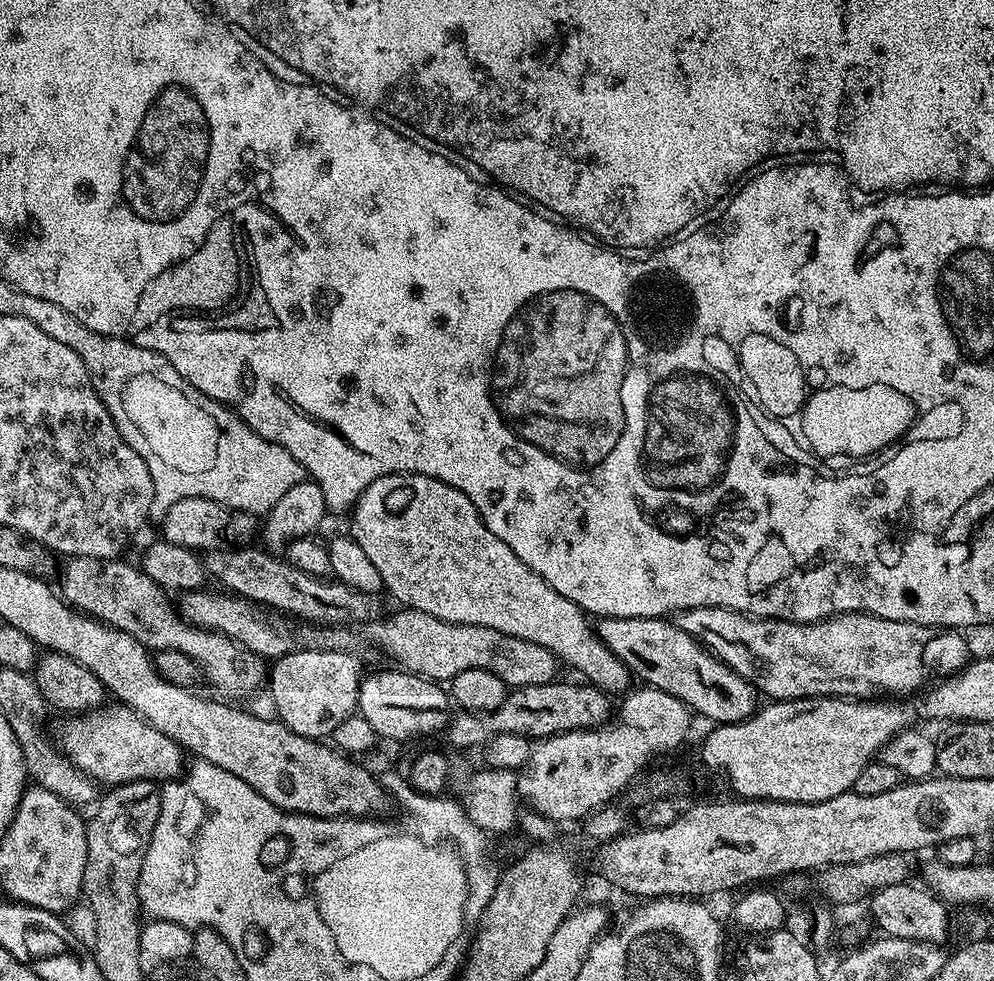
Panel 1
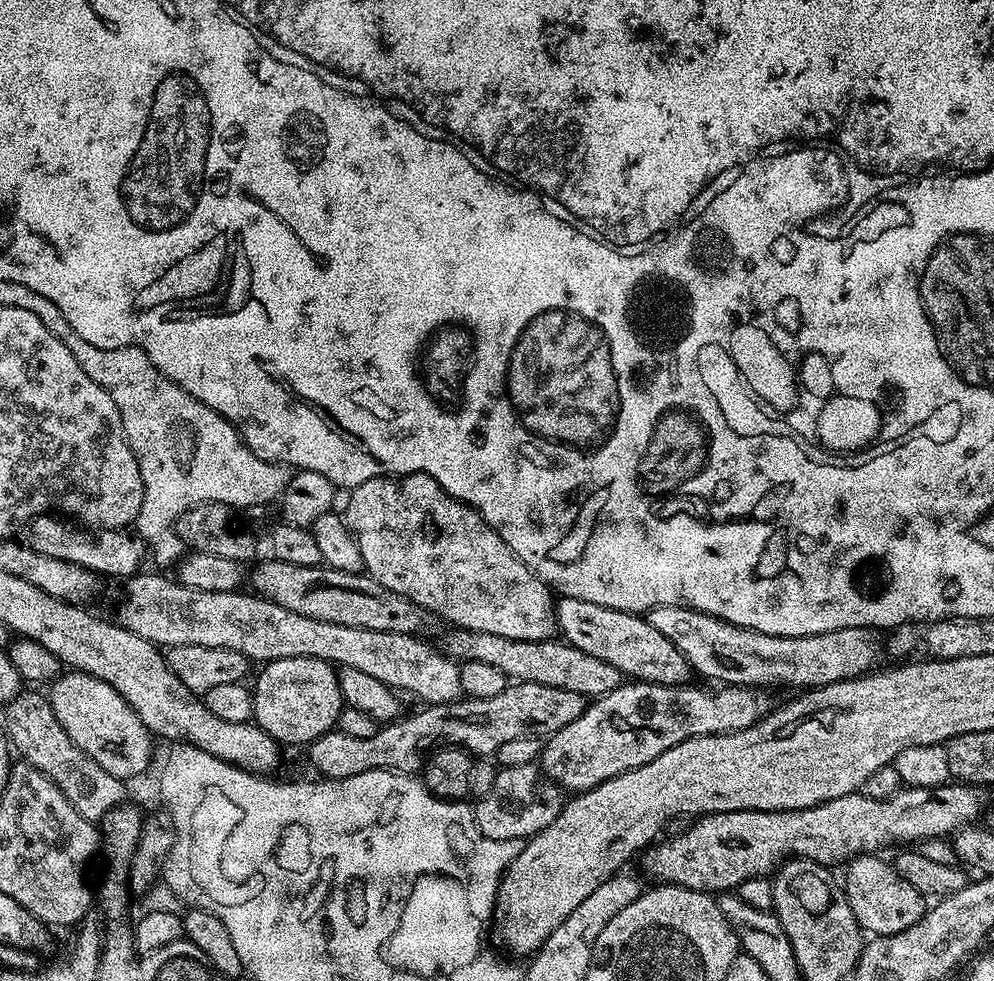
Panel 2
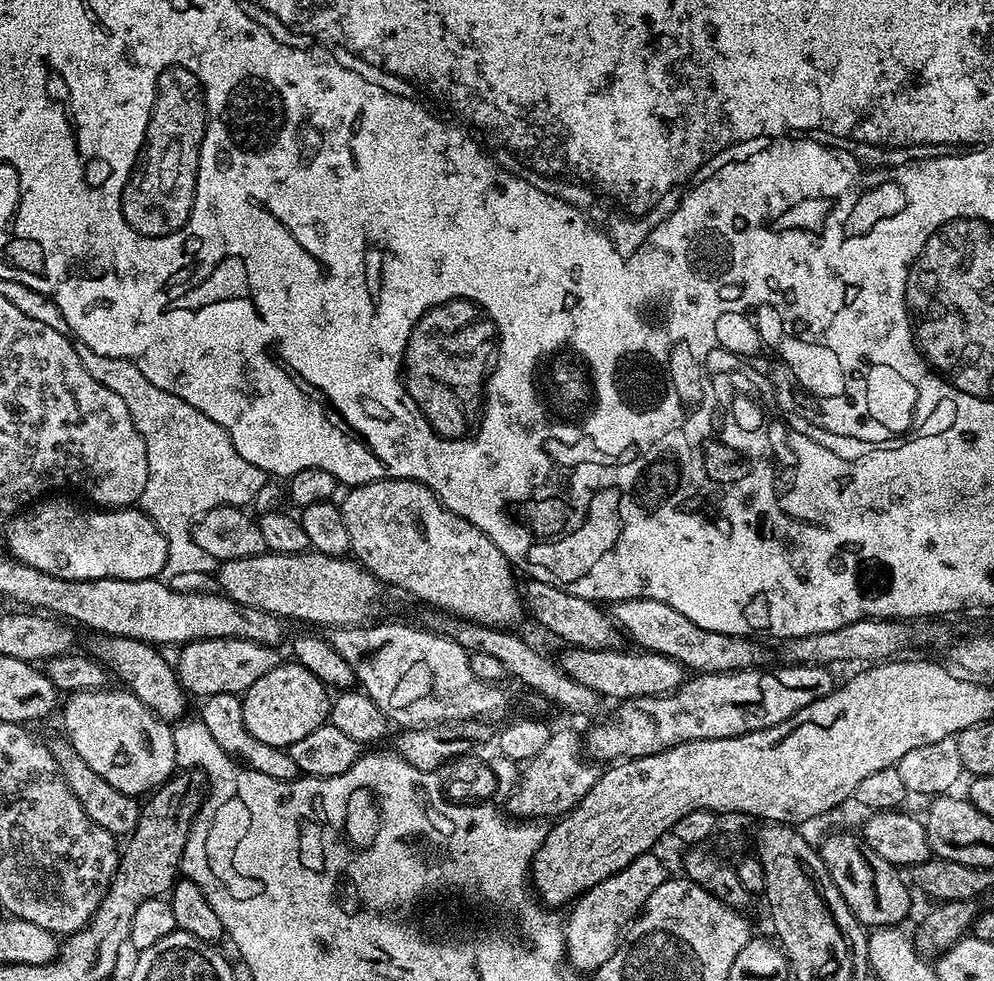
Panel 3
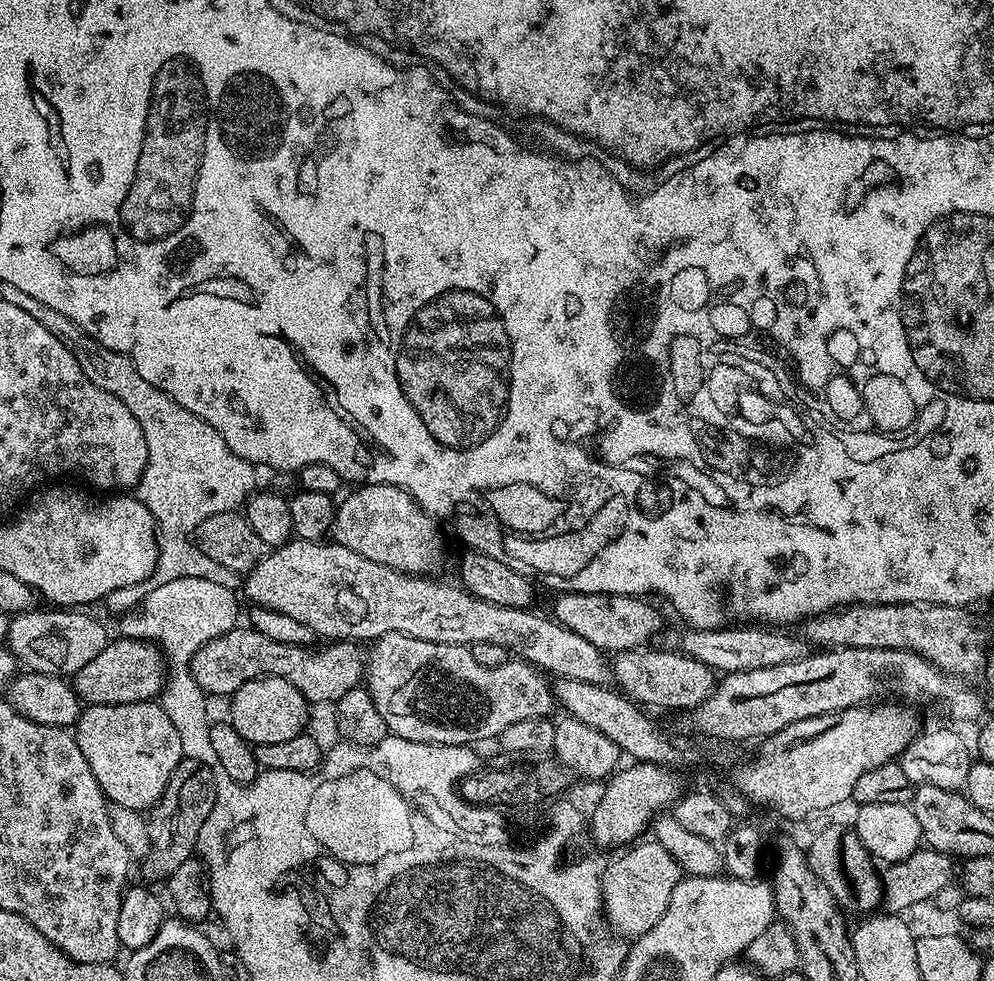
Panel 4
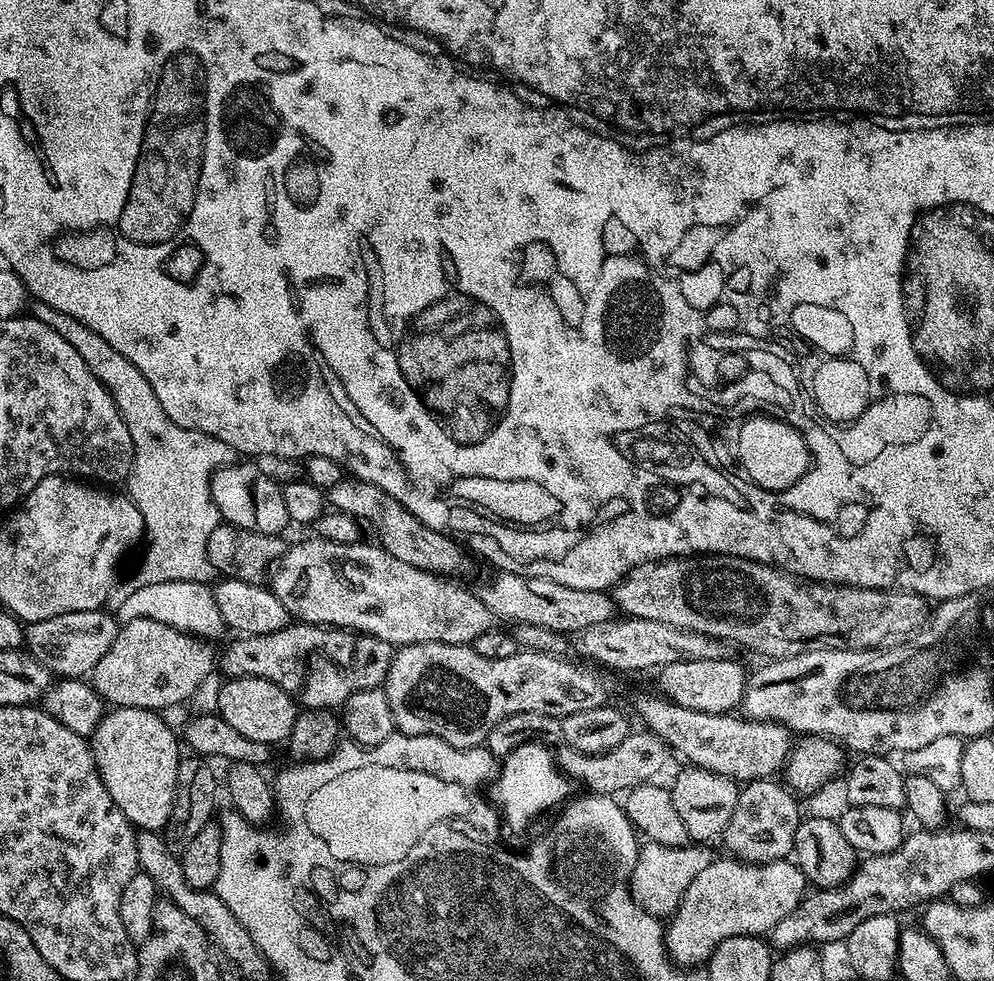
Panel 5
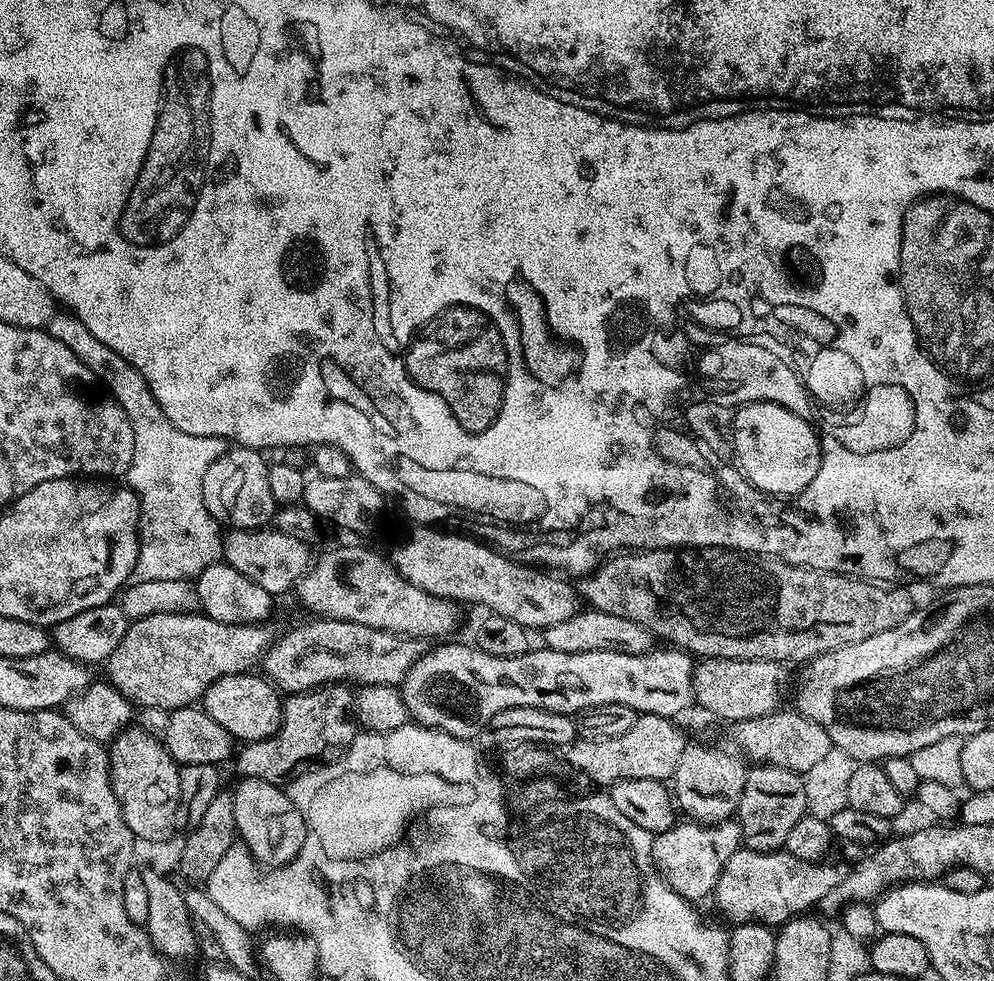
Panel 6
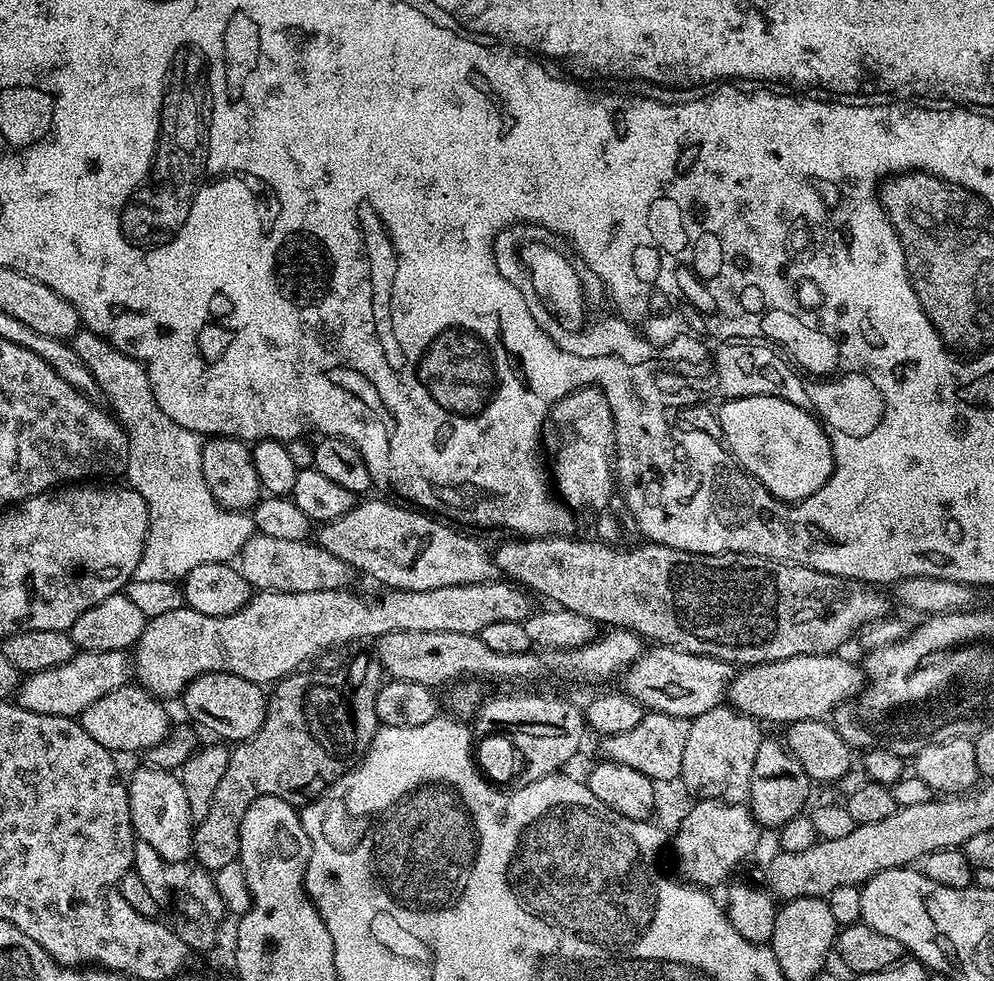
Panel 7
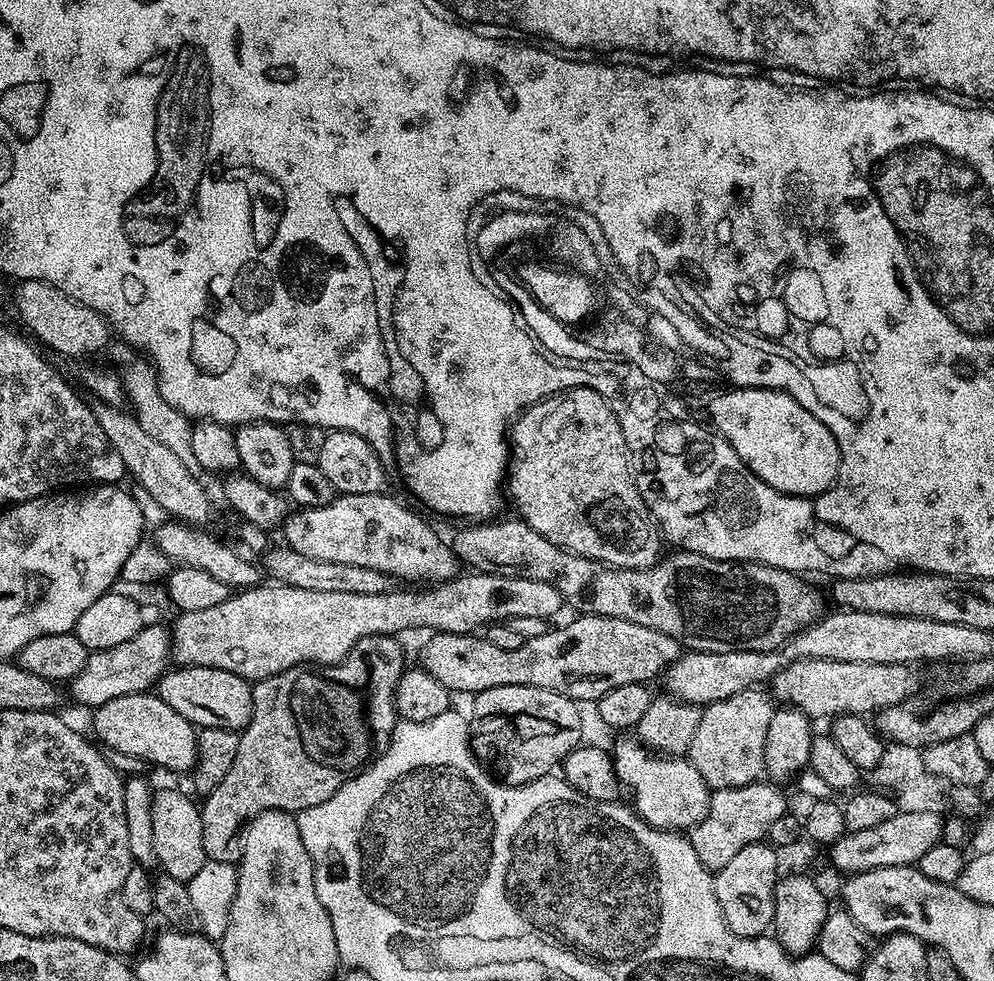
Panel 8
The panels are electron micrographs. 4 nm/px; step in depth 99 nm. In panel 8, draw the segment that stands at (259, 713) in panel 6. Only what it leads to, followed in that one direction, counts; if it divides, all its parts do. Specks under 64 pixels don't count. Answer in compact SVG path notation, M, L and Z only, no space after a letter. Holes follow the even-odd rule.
M206 666L173 667L160 677L158 694L170 710L182 714L182 718L189 720L197 729L228 728L232 732L240 732L250 722L252 684L226 670Z

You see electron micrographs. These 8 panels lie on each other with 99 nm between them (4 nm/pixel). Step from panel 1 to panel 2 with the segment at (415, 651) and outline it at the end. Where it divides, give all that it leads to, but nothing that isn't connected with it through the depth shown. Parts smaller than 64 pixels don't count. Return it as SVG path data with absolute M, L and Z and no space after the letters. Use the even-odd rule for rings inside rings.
M465 628L448 630L444 636L442 648L447 655L457 662L486 662L489 666L498 666L502 674L506 674L512 682L534 682L542 686L554 686L562 690L574 690L574 694L582 694L586 698L599 698L610 694L622 682L622 674L610 662L602 662L602 658L594 658L594 654L586 654L586 650L578 650L574 645L560 638L551 640L515 640L502 638L498 634L471 632Z

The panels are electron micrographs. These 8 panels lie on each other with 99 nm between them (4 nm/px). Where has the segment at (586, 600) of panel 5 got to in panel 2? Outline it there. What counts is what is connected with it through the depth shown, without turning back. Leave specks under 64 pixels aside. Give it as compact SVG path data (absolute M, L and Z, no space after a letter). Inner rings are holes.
M682 606L650 608L646 619L650 626L654 626L654 630L658 630L658 634L674 642L674 646L686 658L689 669L695 675L697 672L700 676L720 680L716 682L724 686L759 686L768 690L771 689L771 684L777 684L780 688L811 690L834 682L853 680L855 676L867 676L877 667L876 644L872 641L873 633L867 628L847 628L809 636L775 636L749 628L735 628L730 622L720 620L717 616L707 616L704 612Z

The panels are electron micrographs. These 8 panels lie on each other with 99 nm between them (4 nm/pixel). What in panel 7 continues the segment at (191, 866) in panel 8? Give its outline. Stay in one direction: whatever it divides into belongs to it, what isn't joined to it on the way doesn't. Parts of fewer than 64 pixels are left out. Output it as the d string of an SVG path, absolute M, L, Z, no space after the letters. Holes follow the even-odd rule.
M140 766L133 774L132 780L127 781L128 801L130 802L130 818L132 819L132 830L136 839L154 846L158 854L169 865L180 864L184 859L192 856L192 834L194 821L190 814L190 802L186 798L186 790L182 790L182 782L175 771L167 772L161 768L149 768Z

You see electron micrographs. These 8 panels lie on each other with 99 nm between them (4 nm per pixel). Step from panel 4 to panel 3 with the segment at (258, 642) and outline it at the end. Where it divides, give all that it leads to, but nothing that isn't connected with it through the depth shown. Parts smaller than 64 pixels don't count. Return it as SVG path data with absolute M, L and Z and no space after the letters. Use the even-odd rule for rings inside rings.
M206 638L191 640L179 649L180 657L174 661L174 669L180 686L189 697L207 698L214 694L235 692L242 694L262 674L270 674L281 663L282 656L270 644L250 642L246 638Z

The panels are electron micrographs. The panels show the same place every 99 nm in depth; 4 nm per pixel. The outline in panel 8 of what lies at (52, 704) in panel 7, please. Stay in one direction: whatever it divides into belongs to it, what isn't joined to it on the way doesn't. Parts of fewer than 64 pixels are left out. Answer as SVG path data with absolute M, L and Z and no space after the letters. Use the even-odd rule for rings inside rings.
M151 624L141 628L138 634L134 634L134 638L122 642L122 646L110 646L97 652L89 651L86 666L70 681L72 696L78 703L85 704L88 710L95 710L110 702L110 698L149 691L159 681L170 664L172 638L167 627Z

